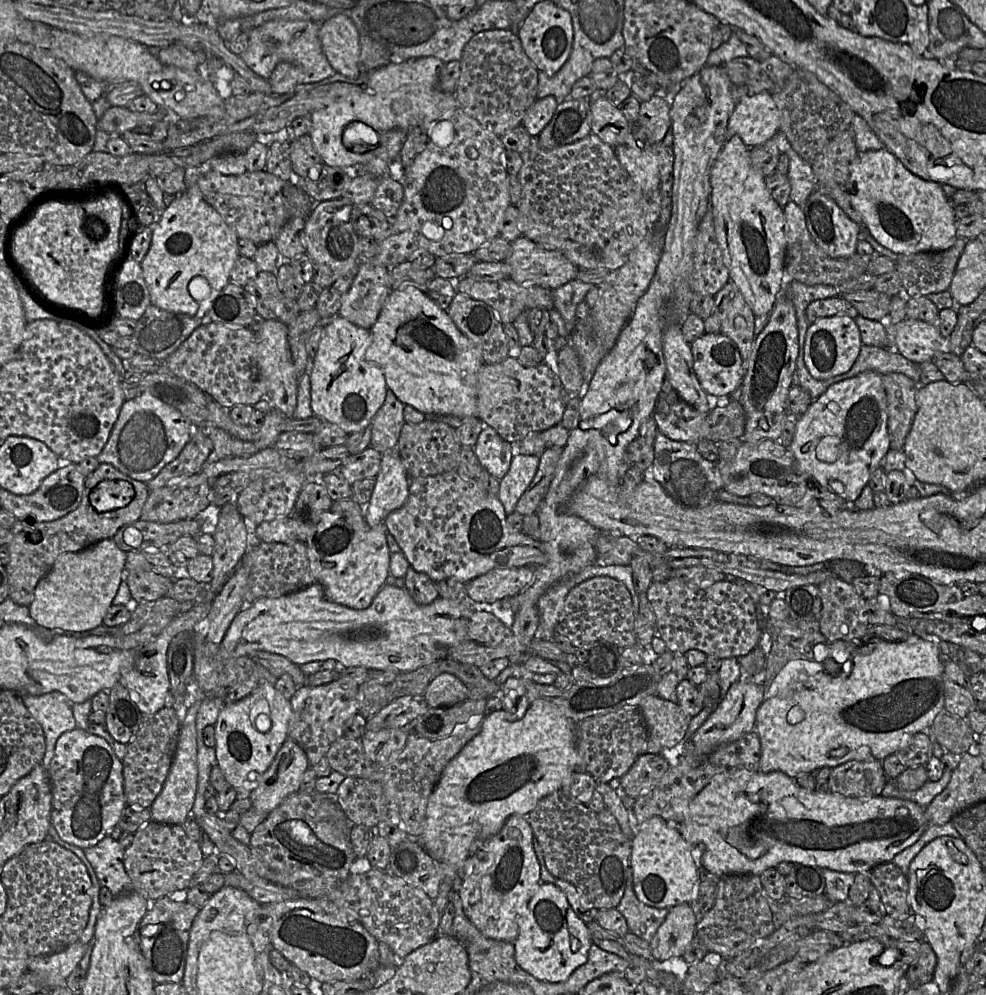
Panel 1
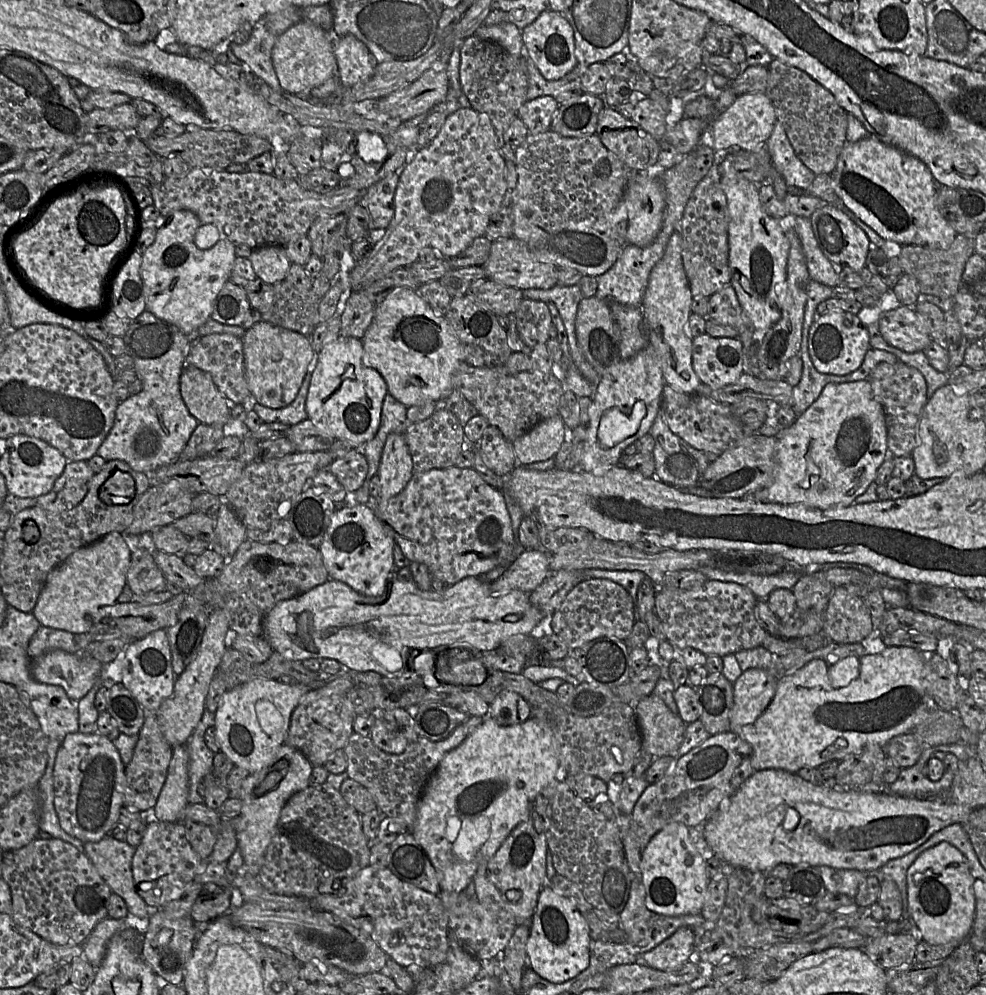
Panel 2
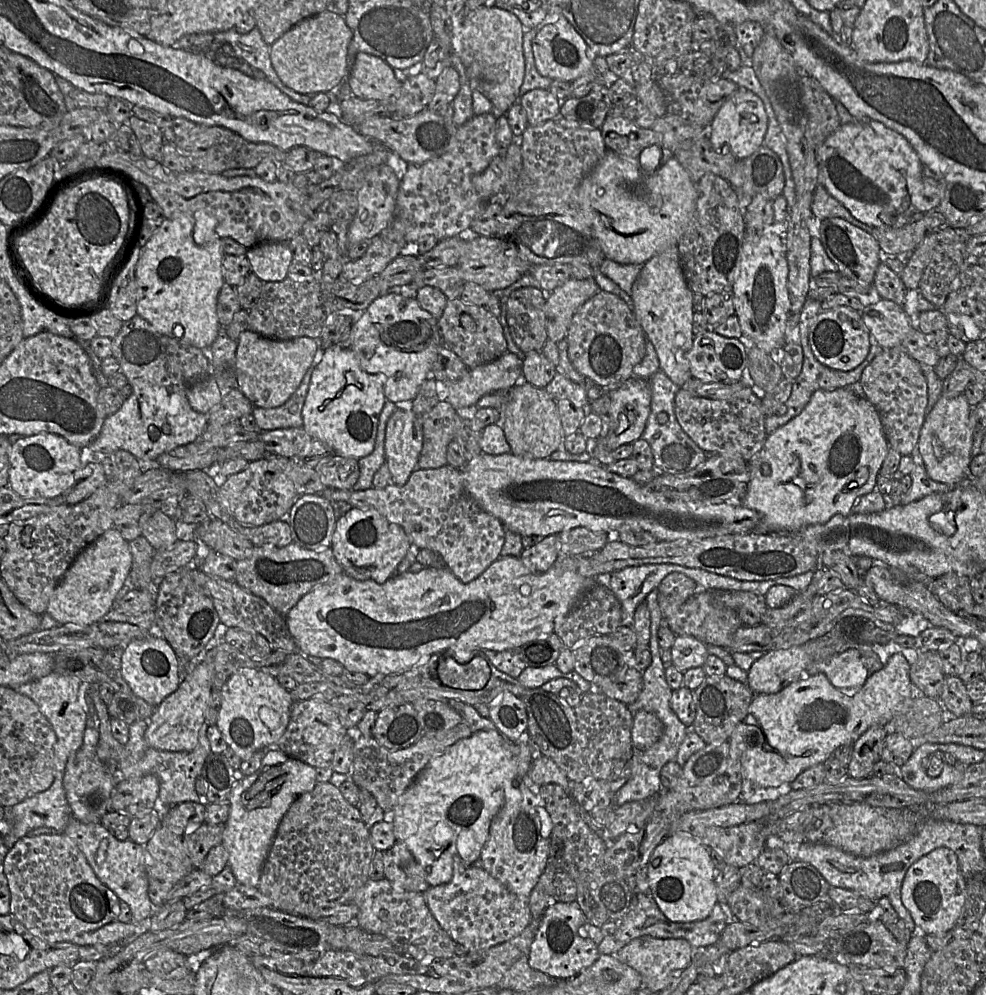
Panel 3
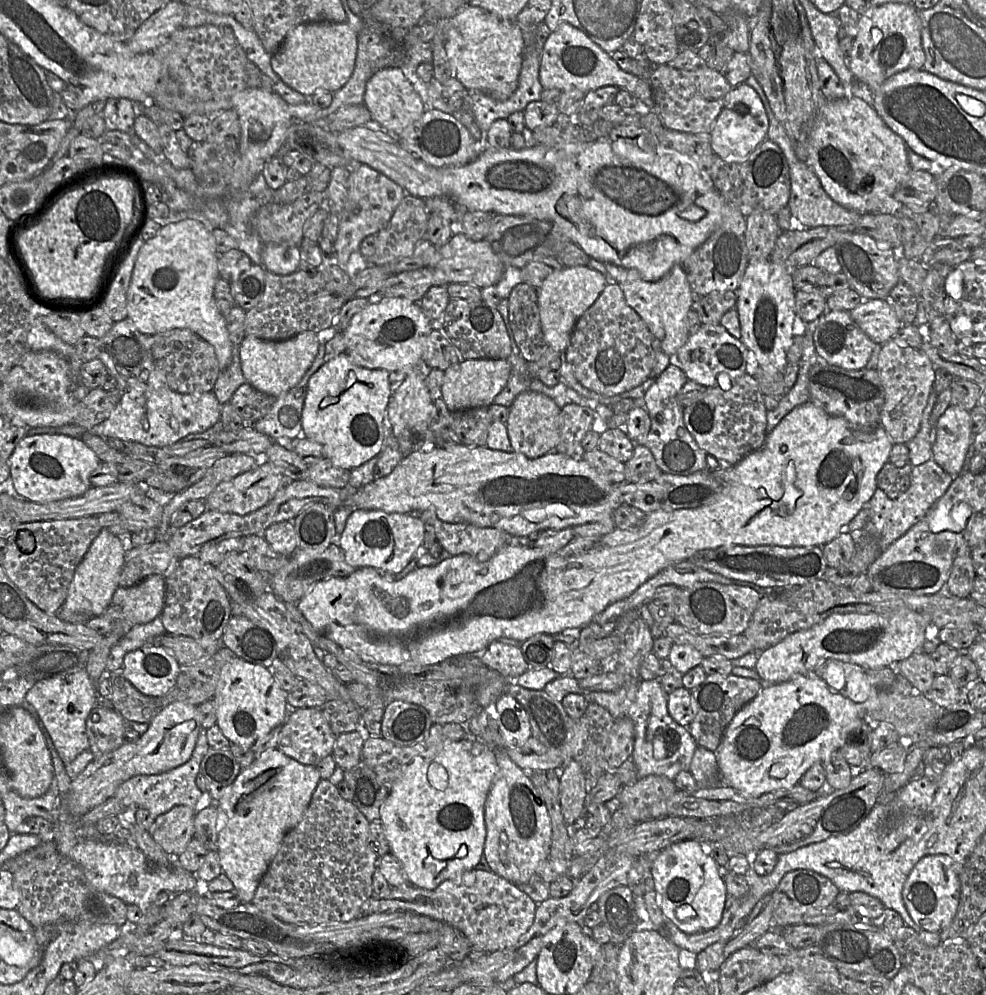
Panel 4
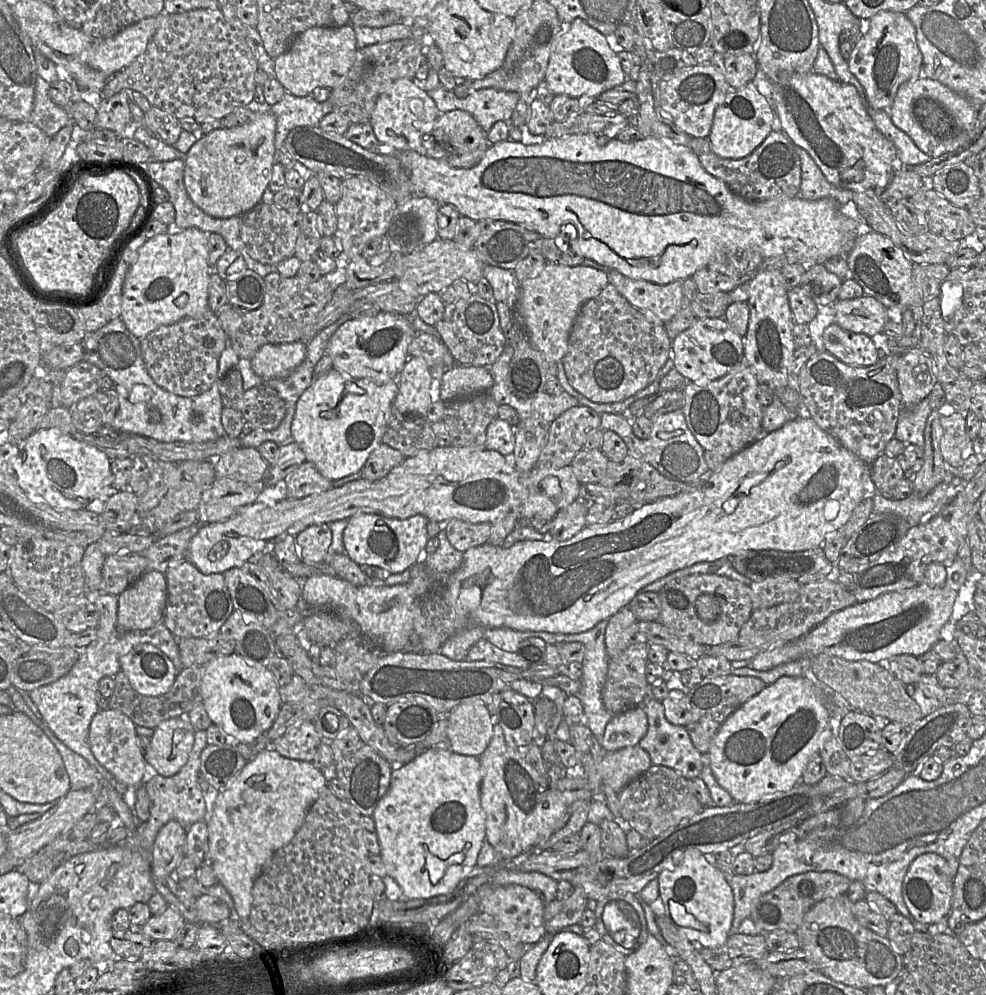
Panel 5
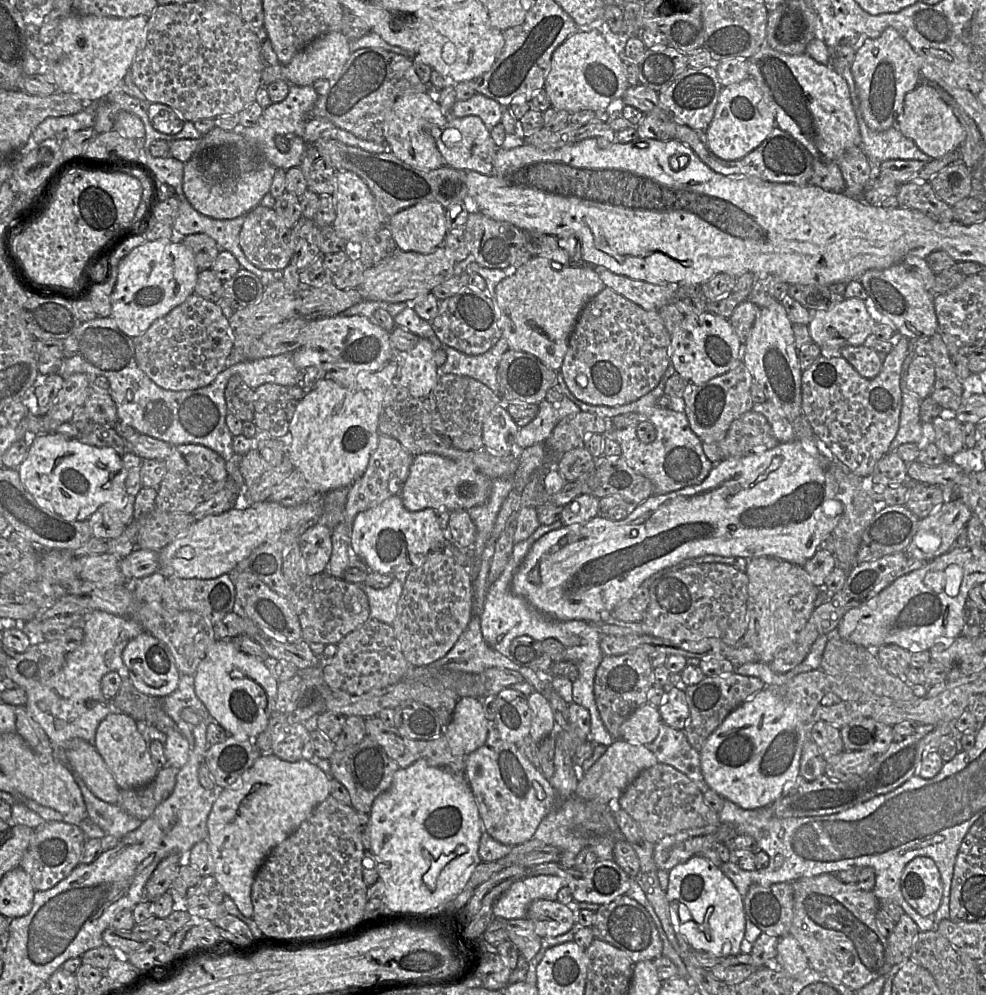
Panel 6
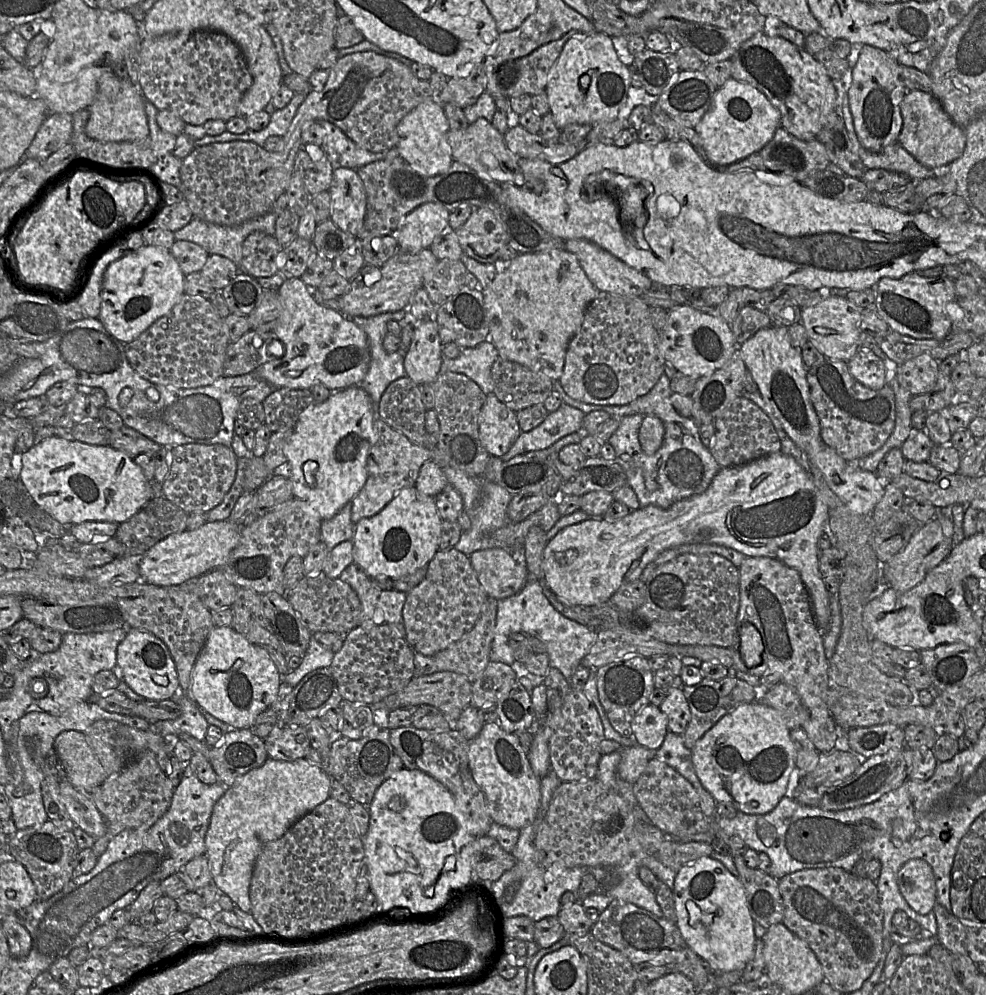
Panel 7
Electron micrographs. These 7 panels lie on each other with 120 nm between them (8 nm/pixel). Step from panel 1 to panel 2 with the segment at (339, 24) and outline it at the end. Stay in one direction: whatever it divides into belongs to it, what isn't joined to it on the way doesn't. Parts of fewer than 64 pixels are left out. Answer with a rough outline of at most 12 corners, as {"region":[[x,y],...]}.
{"region":[[351,34],[334,39],[343,87],[366,82],[378,64]]}

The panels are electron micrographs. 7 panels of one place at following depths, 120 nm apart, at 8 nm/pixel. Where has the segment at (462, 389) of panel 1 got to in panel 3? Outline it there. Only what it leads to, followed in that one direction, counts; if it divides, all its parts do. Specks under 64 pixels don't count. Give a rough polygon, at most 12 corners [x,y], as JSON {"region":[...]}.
{"region":[[399,290],[353,323],[351,349],[412,401],[431,375],[438,319]]}

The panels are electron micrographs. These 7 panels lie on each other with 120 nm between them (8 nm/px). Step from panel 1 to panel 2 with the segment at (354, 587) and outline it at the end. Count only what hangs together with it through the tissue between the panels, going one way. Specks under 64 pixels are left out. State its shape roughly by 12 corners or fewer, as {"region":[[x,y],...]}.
{"region":[[371,505],[332,514],[319,551],[330,579],[380,597],[395,539]]}

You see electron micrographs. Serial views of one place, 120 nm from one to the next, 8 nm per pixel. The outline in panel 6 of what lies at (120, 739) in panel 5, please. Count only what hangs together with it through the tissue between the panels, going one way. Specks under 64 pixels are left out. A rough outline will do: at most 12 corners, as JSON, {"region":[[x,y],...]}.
{"region":[[111,713],[94,746],[120,790],[158,772],[136,721]]}

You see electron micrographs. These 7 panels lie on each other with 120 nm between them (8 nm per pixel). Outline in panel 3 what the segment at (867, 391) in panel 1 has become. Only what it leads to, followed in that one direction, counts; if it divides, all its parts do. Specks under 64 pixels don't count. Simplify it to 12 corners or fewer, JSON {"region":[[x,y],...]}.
{"region":[[859,382],[818,390],[748,461],[774,532],[847,516],[889,444]]}

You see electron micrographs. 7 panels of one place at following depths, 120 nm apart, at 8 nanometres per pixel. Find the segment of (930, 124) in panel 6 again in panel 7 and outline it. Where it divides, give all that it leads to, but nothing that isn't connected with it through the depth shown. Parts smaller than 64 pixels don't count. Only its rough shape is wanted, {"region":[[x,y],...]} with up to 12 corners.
{"region":[[907,90],[899,143],[935,169],[963,155],[965,129],[931,92]]}

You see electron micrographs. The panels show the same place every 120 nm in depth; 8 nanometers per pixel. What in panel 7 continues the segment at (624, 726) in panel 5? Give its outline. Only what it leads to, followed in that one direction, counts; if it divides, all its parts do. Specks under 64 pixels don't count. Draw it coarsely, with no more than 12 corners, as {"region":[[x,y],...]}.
{"region":[[648,704],[632,721],[636,744],[658,750],[667,734],[667,716]]}

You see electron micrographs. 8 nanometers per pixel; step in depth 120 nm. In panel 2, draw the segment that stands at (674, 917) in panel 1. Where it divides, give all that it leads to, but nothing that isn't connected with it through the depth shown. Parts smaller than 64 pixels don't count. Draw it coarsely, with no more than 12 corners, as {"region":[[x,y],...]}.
{"region":[[680,927],[636,963],[670,971],[688,962],[693,930]]}

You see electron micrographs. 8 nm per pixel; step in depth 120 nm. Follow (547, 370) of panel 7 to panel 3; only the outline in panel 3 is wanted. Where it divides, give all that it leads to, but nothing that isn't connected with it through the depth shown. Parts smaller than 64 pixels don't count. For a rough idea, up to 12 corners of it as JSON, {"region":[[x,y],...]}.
{"region":[[570,278],[546,293],[546,331],[564,339],[576,311],[600,290]]}

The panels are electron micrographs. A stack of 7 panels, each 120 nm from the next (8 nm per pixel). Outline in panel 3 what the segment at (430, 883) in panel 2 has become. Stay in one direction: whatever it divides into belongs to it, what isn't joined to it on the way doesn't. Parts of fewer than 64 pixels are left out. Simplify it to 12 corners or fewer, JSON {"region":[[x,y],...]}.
{"region":[[400,841],[384,852],[393,885],[424,893],[430,885],[415,856]]}

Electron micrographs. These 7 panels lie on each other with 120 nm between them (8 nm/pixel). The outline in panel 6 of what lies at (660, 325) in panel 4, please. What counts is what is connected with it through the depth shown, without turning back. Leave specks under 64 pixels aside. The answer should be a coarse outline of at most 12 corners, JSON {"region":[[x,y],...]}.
{"region":[[594,270],[606,287],[648,311],[673,303],[678,284]]}

